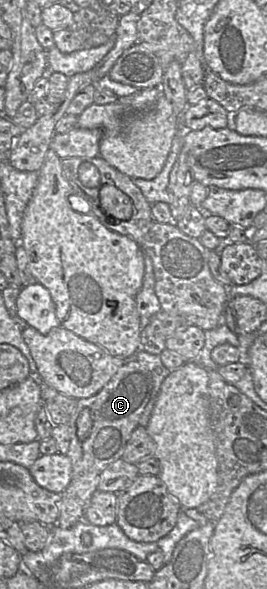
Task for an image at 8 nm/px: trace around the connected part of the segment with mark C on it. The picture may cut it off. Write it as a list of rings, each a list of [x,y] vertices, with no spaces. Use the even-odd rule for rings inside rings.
[[[133,360],[122,365],[111,380],[95,395],[77,399],[76,408],[70,416],[70,445],[67,455],[72,463],[69,486],[61,494],[57,525],[68,529],[81,520],[93,494],[98,490],[103,470],[121,459],[131,433],[139,425],[139,419],[152,397],[154,379],[151,370],[142,362]],[[89,408],[93,420],[91,433],[85,440],[77,436],[77,418],[81,411]]]

